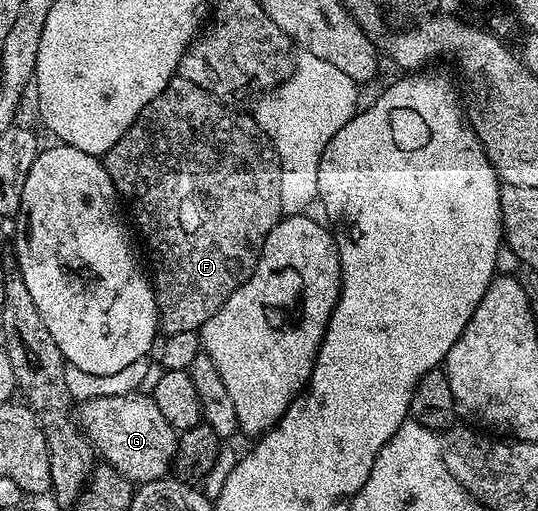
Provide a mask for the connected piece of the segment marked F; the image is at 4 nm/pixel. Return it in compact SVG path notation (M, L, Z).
M174 76L167 84L167 88L163 88L163 92L159 92L159 96L155 96L155 100L151 100L151 104L143 108L143 112L139 112L139 116L129 125L125 135L103 156L107 176L111 176L118 195L124 199L127 206L127 201L129 201L129 206L133 209L133 218L137 221L142 236L145 237L145 246L149 249L150 260L153 261L151 281L157 291L157 321L160 333L165 336L192 330L200 331L201 325L211 320L211 316L215 316L215 312L219 312L223 304L227 304L227 296L231 296L231 292L235 292L247 281L251 272L255 272L255 264L263 252L263 244L271 228L275 228L275 224L283 217L279 192L279 176L281 175L279 156L271 140L263 132L263 128L259 128L256 117L252 113L240 114L237 110L240 109L203 92L199 84L191 84L191 80L183 80L179 76Z

